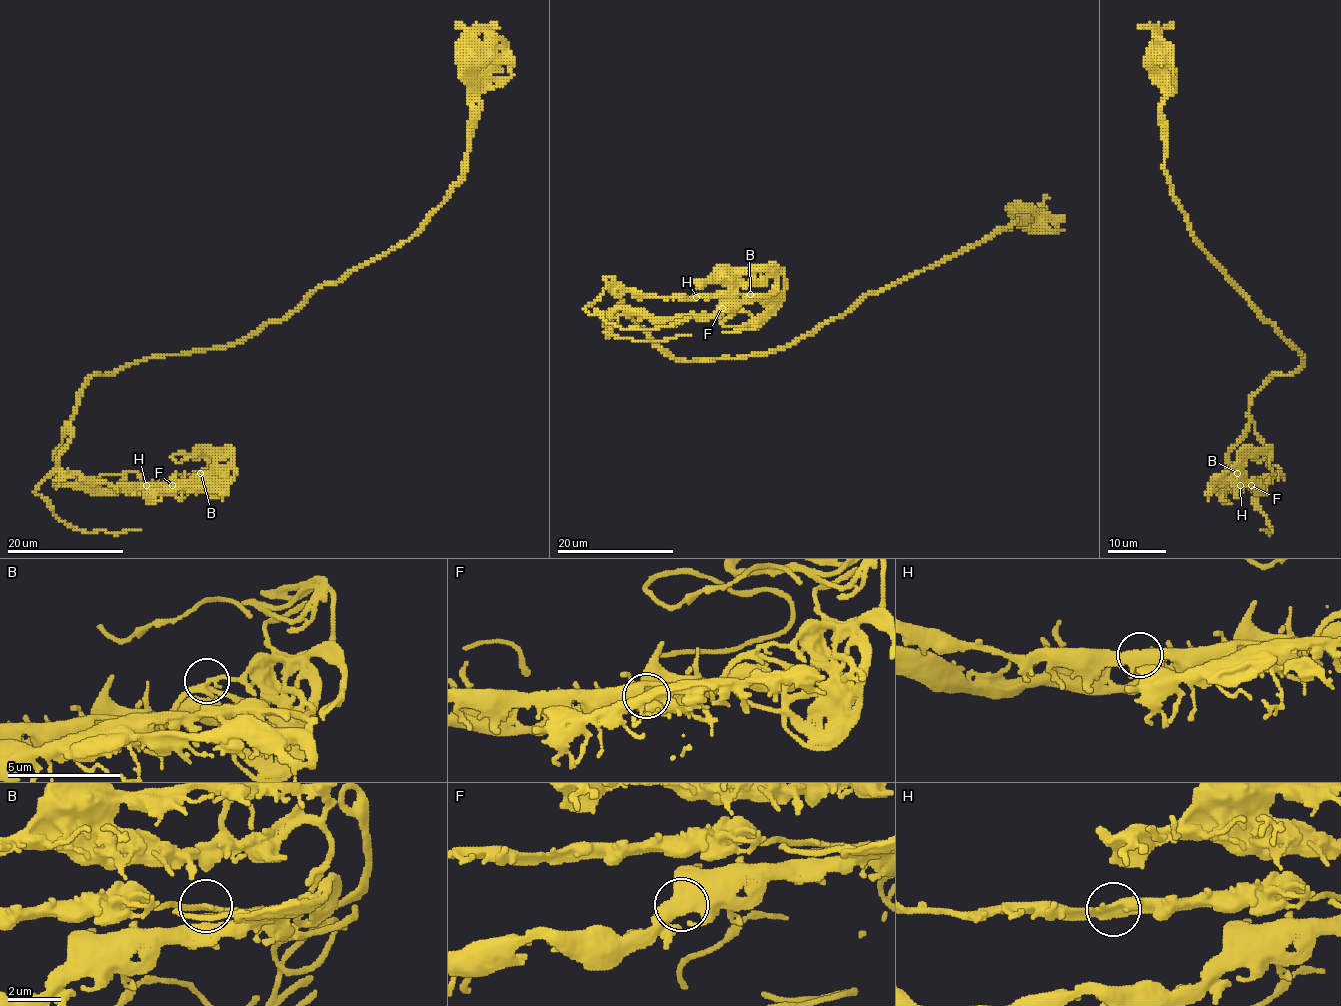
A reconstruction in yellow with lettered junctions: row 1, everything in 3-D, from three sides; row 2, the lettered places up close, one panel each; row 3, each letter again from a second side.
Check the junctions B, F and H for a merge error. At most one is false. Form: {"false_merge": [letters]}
{"false_merge": []}

